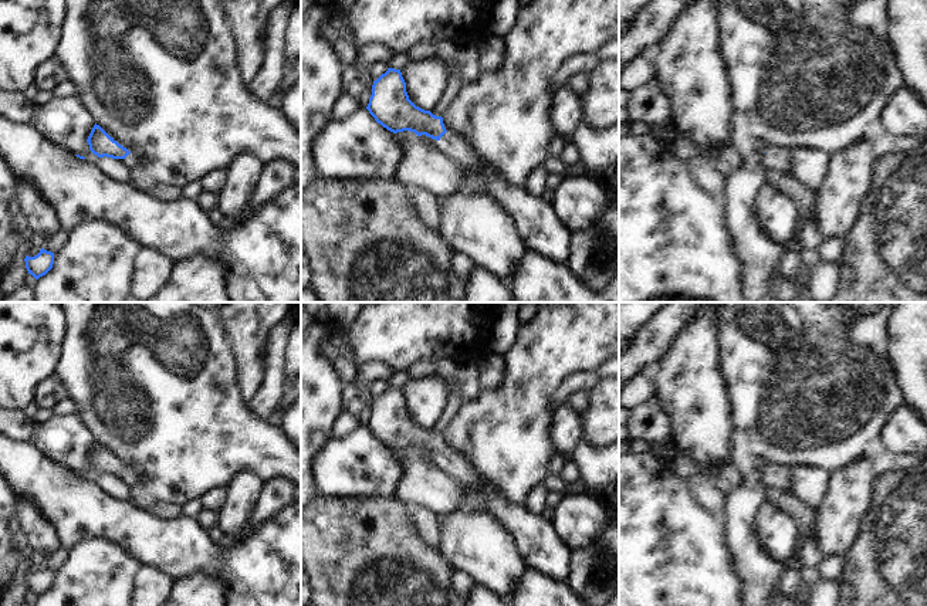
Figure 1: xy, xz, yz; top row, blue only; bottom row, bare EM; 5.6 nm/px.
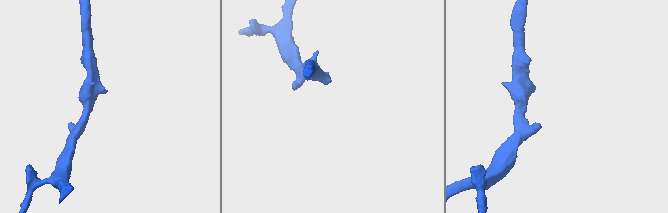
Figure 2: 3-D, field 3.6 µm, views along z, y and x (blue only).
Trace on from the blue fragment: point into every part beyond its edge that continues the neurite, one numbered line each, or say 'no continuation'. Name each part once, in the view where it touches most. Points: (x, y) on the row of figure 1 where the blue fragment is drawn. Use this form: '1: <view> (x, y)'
1: xz (452, 146)

